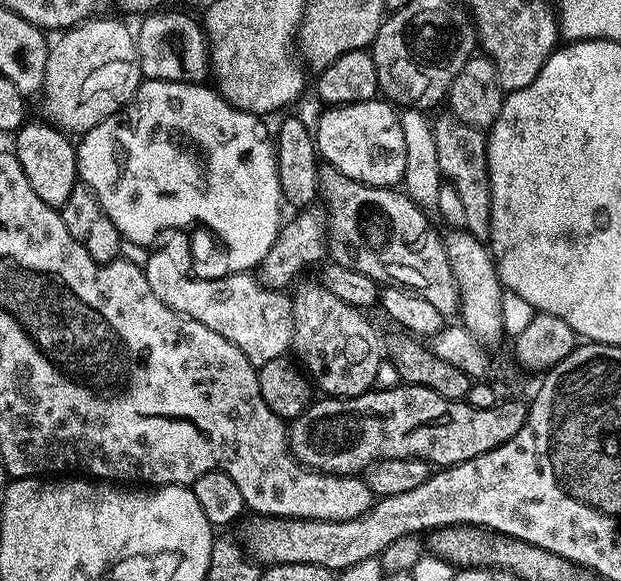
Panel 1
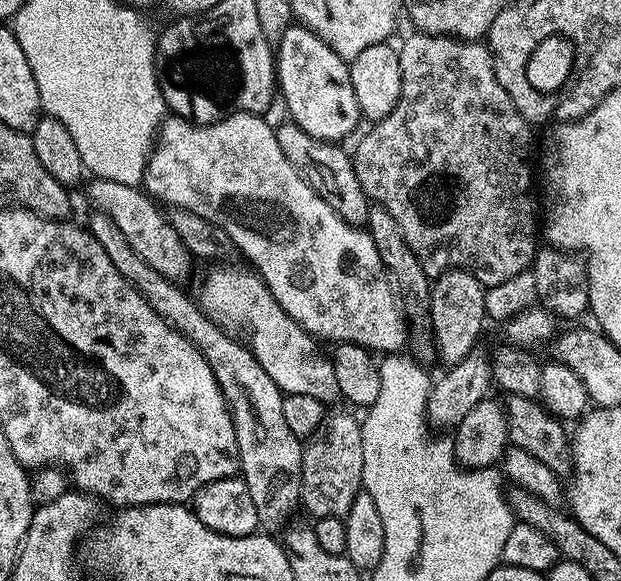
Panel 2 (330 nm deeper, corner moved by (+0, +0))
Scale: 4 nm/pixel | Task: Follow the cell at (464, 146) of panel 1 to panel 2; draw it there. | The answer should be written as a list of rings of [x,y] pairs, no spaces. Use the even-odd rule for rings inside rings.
[[[413,31],[412,36],[408,36],[404,40],[404,45],[399,45],[400,65],[402,66],[402,94],[398,98],[398,106],[394,106],[394,110],[390,110],[390,114],[386,114],[386,118],[375,121],[371,125],[372,128],[360,141],[356,144],[356,152],[351,153],[352,165],[358,174],[358,182],[362,186],[364,193],[368,195],[372,204],[380,204],[386,210],[390,210],[391,217],[394,222],[398,222],[398,230],[402,230],[402,234],[406,238],[406,246],[410,246],[410,250],[414,250],[414,258],[418,258],[418,262],[422,266],[422,270],[429,278],[435,278],[444,272],[450,272],[453,268],[462,268],[465,272],[470,273],[474,278],[478,278],[478,282],[483,284],[485,289],[498,286],[498,282],[507,282],[508,279],[514,278],[514,274],[522,274],[529,271],[532,267],[532,259],[535,258],[538,251],[538,243],[536,244],[536,236],[538,240],[538,212],[532,209],[532,168],[528,165],[528,159],[532,156],[532,132],[533,125],[522,118],[522,114],[518,114],[518,110],[514,106],[514,102],[510,102],[510,94],[506,94],[506,90],[502,90],[502,86],[498,82],[498,78],[494,74],[494,66],[492,65],[492,53],[488,51],[487,43],[480,40],[458,40],[455,36],[431,36],[425,32]]]

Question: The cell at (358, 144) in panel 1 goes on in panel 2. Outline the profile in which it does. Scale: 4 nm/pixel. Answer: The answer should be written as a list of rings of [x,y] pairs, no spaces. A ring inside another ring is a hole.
[[[299,22],[282,34],[280,43],[274,48],[274,59],[278,92],[282,100],[284,96],[291,120],[302,126],[306,134],[314,134],[314,138],[344,142],[355,130],[356,123],[362,120],[344,59]]]

